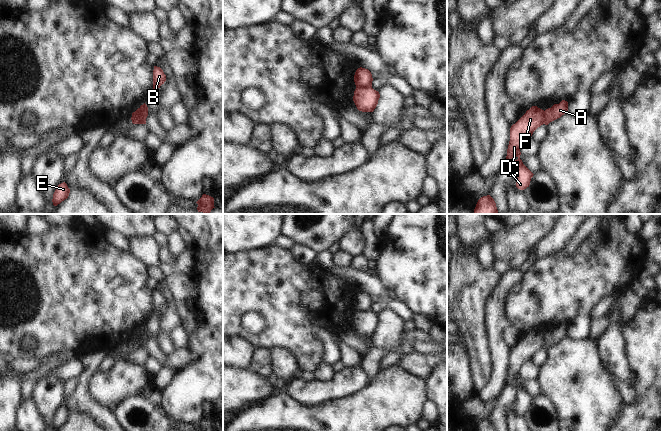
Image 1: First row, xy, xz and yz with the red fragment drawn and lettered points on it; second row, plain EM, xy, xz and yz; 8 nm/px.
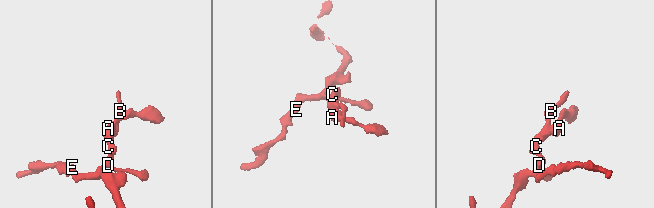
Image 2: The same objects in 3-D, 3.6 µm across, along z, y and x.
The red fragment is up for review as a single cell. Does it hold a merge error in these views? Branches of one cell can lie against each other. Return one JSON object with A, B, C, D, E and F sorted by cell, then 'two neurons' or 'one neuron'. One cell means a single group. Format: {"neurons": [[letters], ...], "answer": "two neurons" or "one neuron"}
{"neurons": [["A"], ["B", "C", "D", "E", "F"]], "answer": "two neurons"}

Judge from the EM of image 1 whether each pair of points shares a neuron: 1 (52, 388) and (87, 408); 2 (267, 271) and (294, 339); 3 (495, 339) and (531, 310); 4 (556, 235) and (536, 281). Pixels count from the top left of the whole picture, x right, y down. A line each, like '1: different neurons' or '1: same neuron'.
1: different neurons
2: same neuron
3: different neurons
4: different neurons

